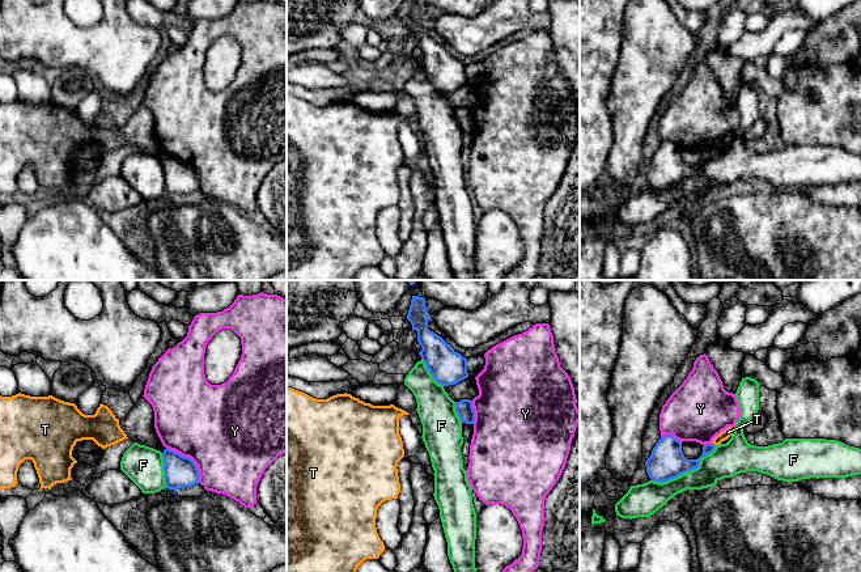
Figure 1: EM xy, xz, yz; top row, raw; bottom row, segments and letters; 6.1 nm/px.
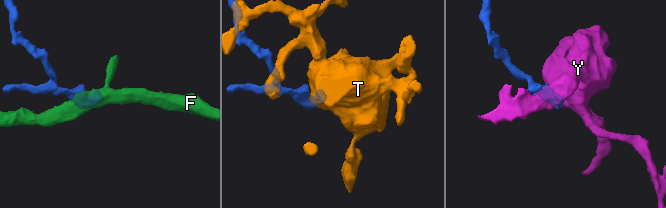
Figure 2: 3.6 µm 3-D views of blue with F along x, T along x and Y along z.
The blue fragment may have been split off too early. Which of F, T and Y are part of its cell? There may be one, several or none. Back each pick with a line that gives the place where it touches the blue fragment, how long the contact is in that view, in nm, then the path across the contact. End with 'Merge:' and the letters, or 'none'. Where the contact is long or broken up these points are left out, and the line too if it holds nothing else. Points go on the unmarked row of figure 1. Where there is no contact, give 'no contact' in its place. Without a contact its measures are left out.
Merge: none

